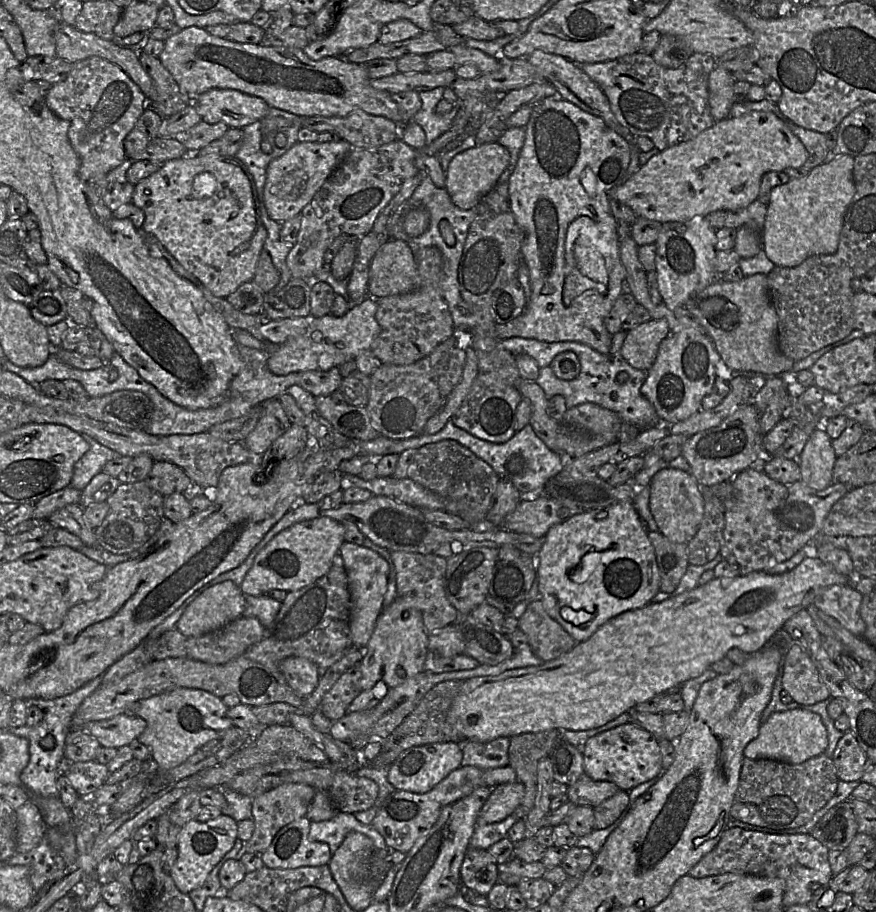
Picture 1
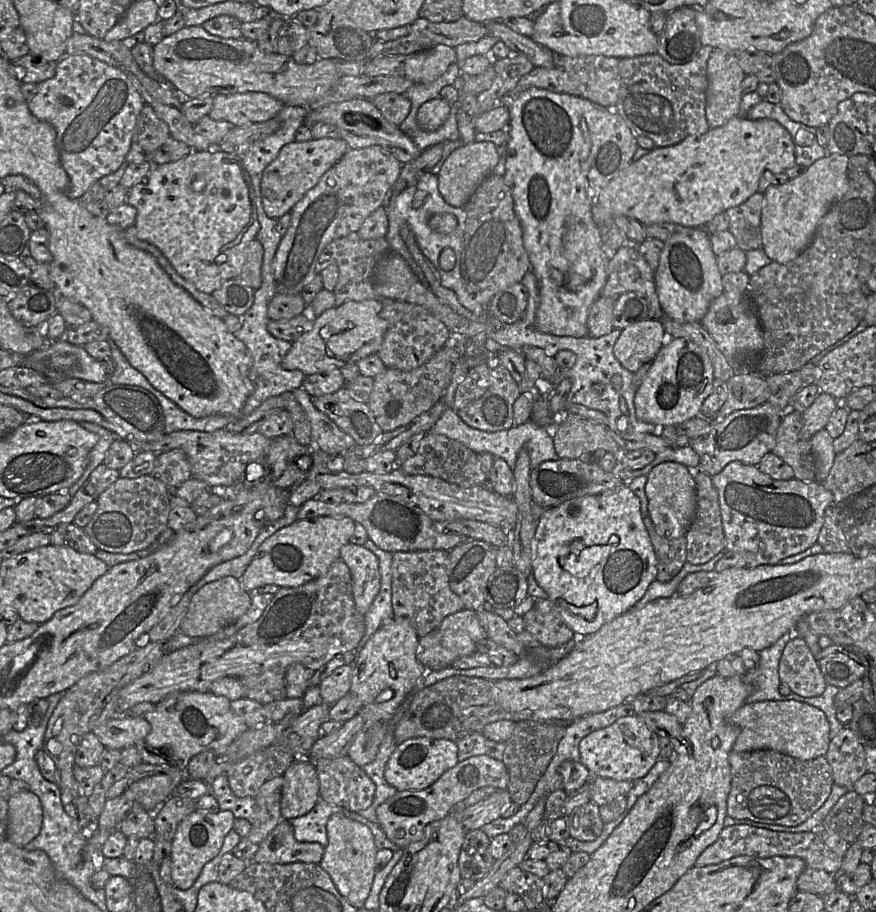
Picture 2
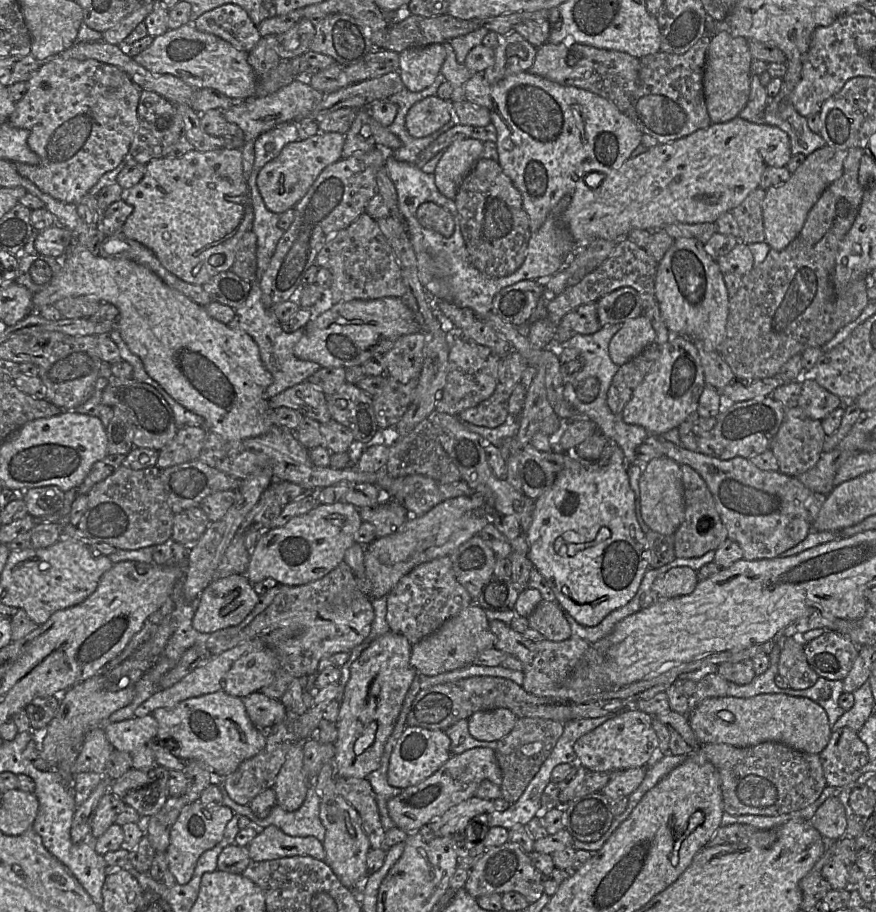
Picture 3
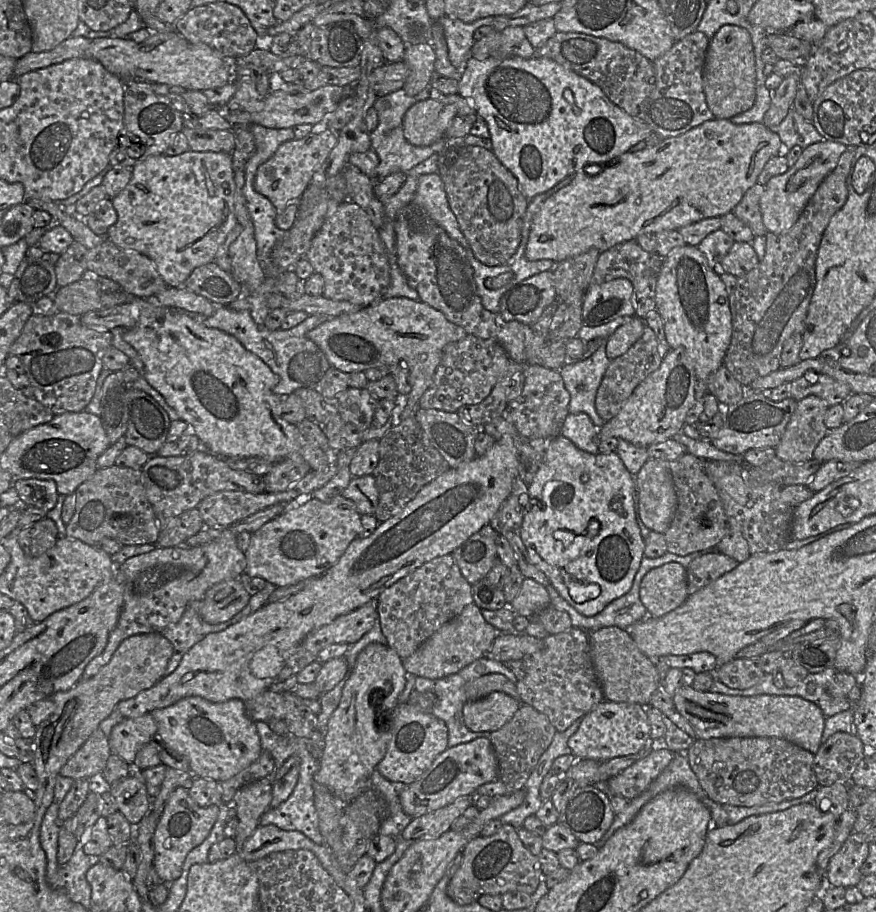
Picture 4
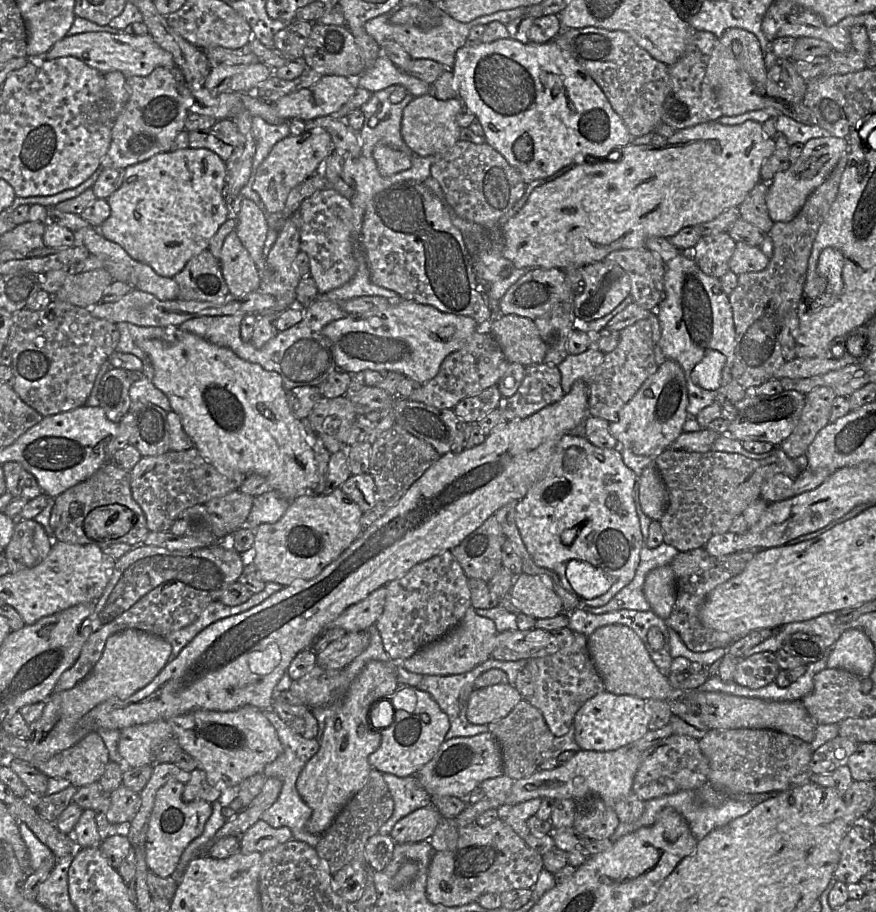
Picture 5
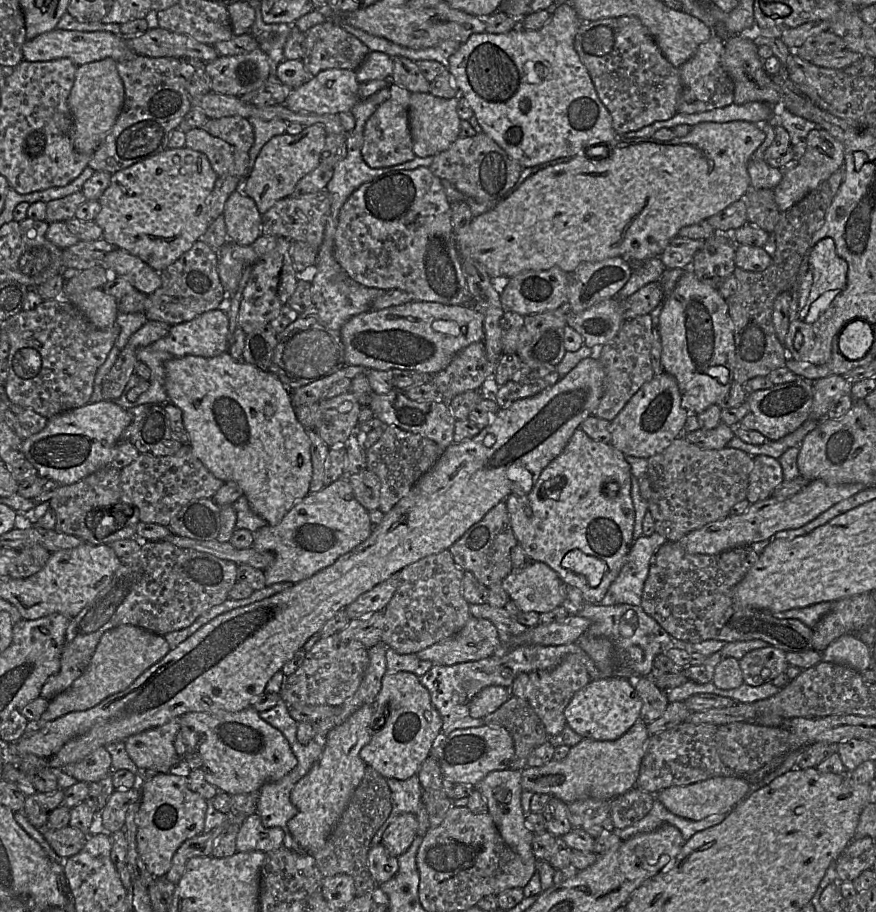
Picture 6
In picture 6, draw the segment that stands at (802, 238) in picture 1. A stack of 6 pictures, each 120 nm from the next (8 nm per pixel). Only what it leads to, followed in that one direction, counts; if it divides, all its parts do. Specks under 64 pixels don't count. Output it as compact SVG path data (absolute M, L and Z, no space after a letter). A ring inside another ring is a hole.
M817 127L805 138L806 151L801 159L783 170L780 183L773 189L779 212L784 212L802 200L809 192L840 169L844 161L843 145L826 130Z

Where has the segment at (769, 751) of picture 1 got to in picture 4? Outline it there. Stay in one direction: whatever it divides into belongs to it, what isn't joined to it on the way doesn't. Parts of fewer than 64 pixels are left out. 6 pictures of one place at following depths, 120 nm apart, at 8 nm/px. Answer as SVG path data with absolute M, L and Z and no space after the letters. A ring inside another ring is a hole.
M681 685L673 696L675 710L694 728L698 739L776 737L816 754L821 746L826 716L814 703L799 696L734 696L696 691Z

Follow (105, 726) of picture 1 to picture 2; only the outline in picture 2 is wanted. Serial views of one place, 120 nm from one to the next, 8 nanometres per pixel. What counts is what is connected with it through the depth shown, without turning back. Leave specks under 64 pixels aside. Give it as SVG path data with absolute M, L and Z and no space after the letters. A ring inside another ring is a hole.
M125 716L105 721L96 726L92 733L105 748L122 750L144 740L150 731L151 725L143 716Z

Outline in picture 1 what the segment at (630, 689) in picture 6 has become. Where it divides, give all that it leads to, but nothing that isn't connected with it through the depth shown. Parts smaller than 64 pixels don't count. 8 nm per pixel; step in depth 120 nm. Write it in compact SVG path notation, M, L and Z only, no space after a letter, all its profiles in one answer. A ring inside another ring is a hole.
M629 722L589 738L583 762L584 773L591 779L612 782L626 792L664 771L659 741L647 730Z

